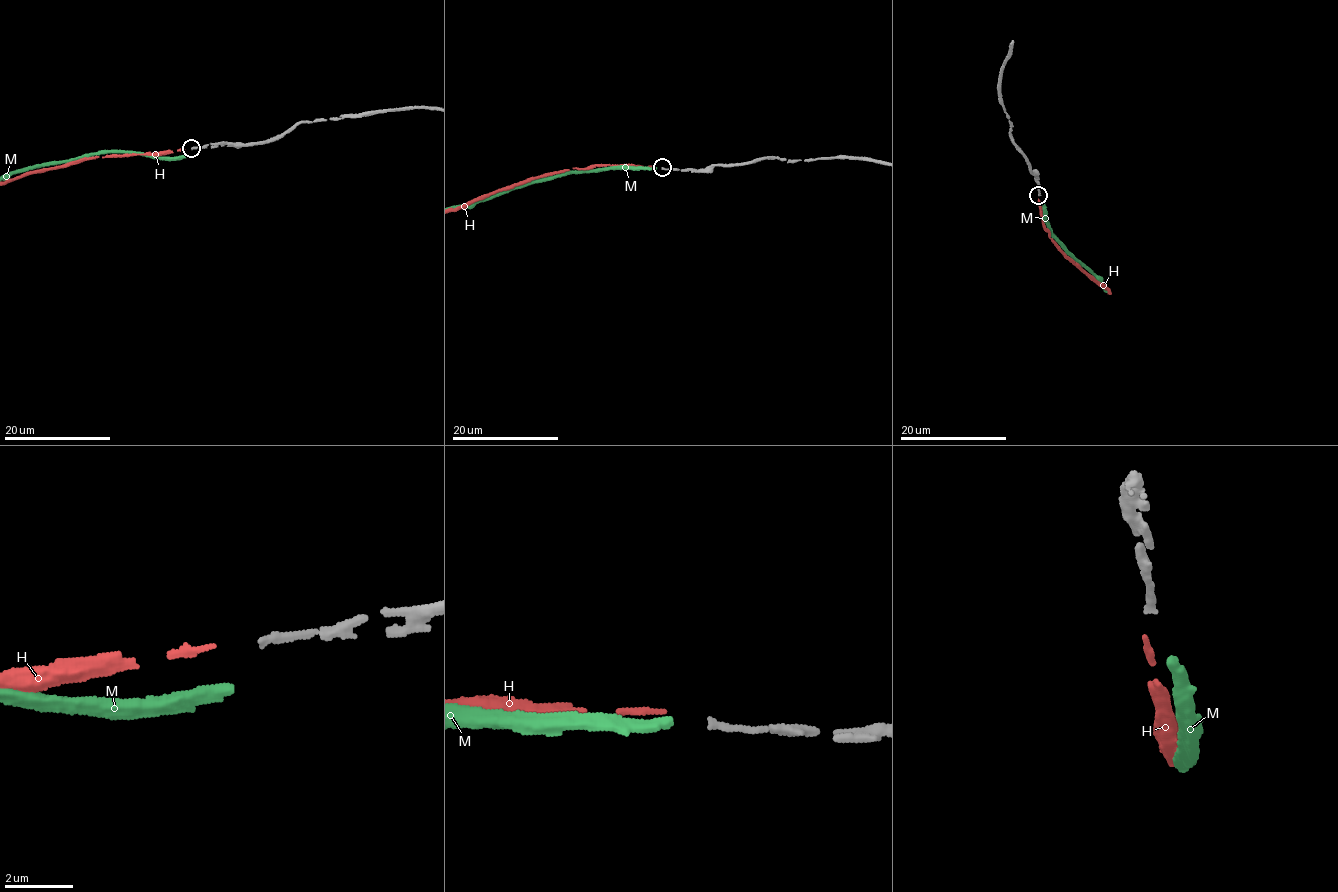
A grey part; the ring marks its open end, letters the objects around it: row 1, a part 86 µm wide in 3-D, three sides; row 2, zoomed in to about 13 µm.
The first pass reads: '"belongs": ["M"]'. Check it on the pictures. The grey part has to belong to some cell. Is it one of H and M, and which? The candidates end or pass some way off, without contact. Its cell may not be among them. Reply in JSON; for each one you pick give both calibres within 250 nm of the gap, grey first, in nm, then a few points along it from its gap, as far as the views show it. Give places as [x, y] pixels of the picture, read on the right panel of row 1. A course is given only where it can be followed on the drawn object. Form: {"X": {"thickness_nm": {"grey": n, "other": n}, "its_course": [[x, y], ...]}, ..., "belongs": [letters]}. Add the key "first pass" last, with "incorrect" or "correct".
{"H": {"thickness_nm": {"grey": 200, "other": 170}}, "belongs": ["H"], "first pass": "incorrect"}

